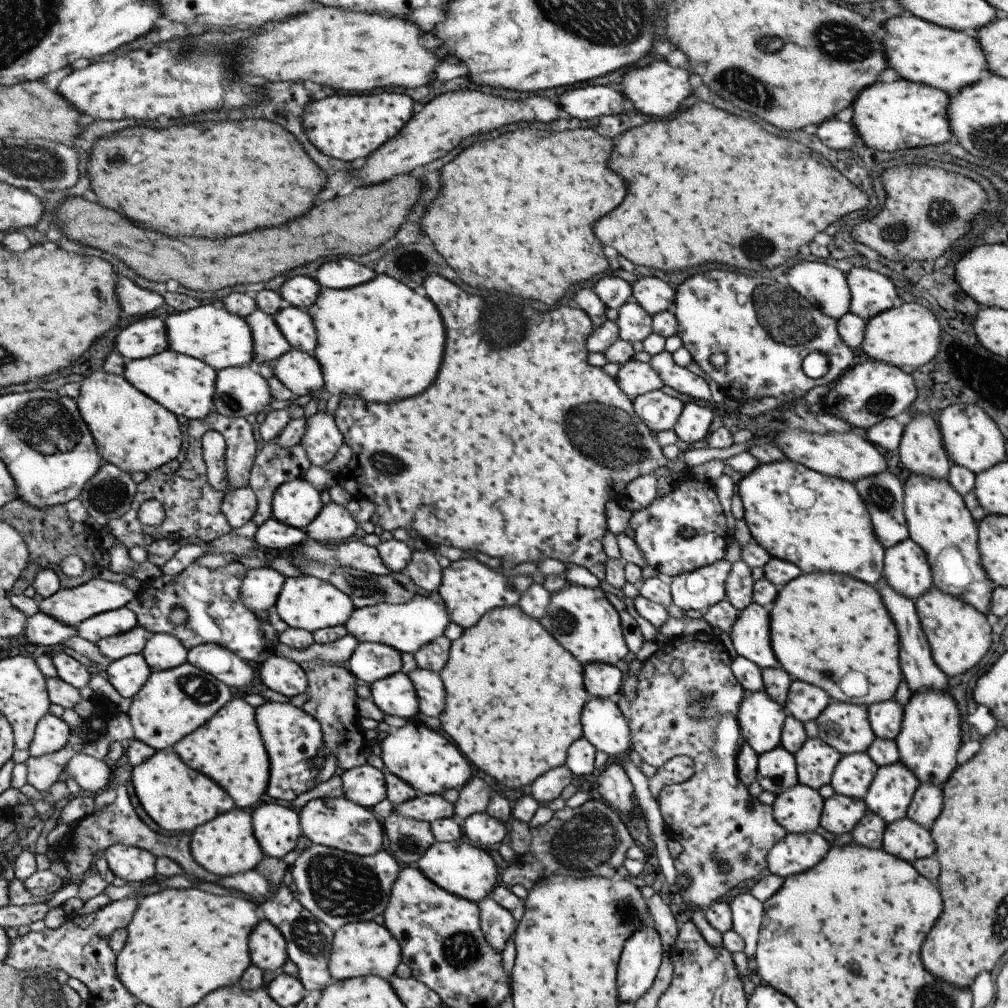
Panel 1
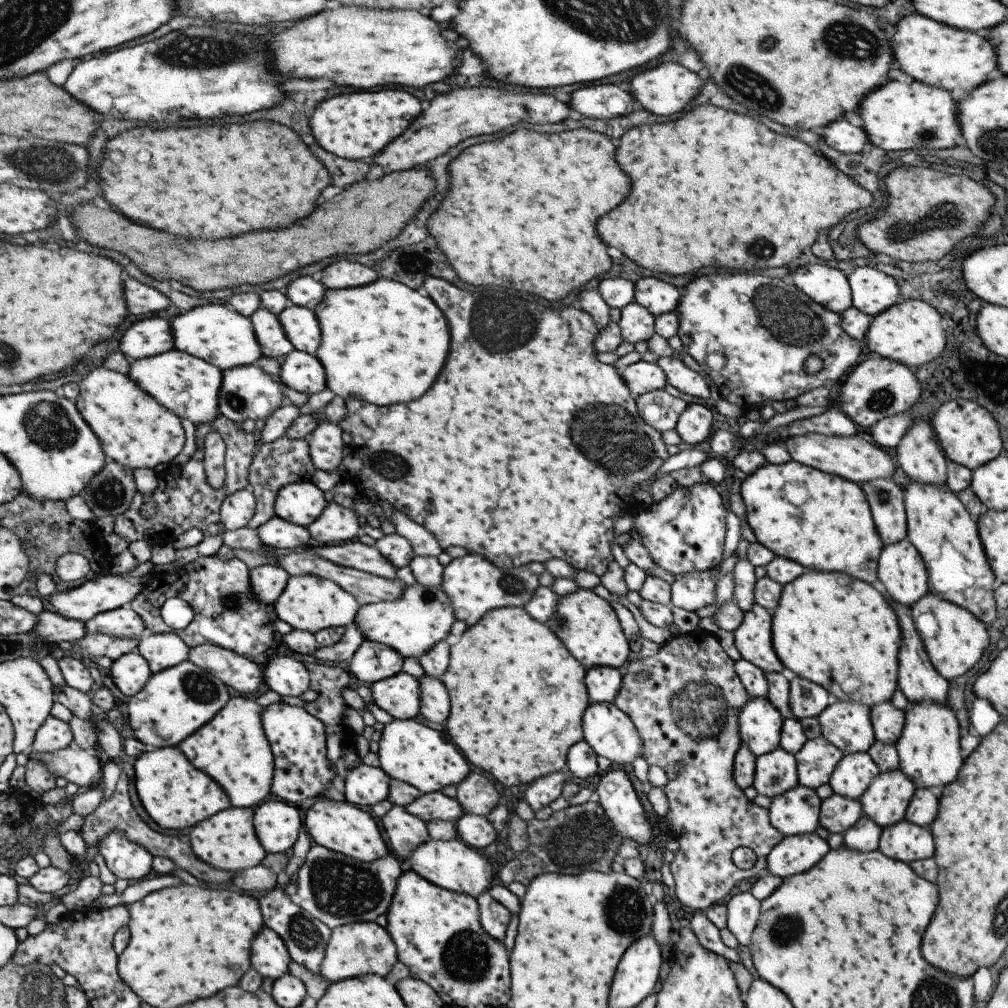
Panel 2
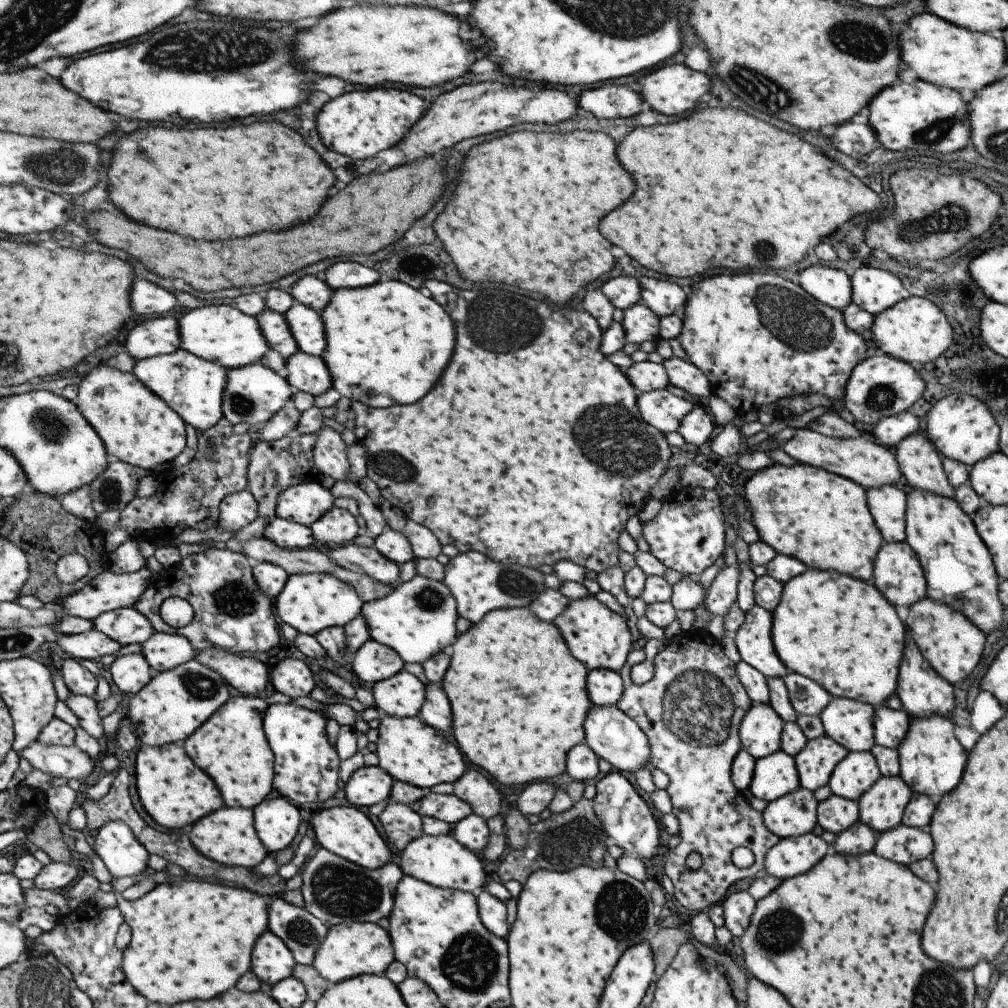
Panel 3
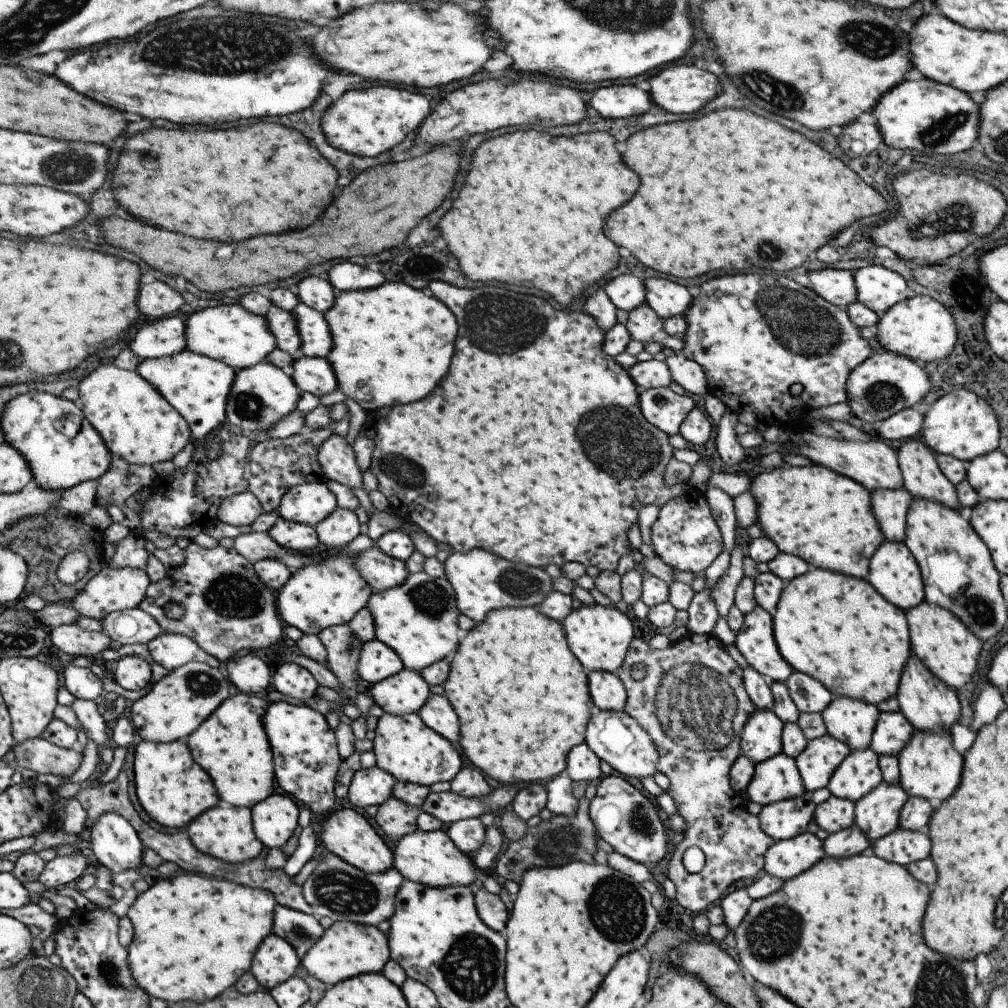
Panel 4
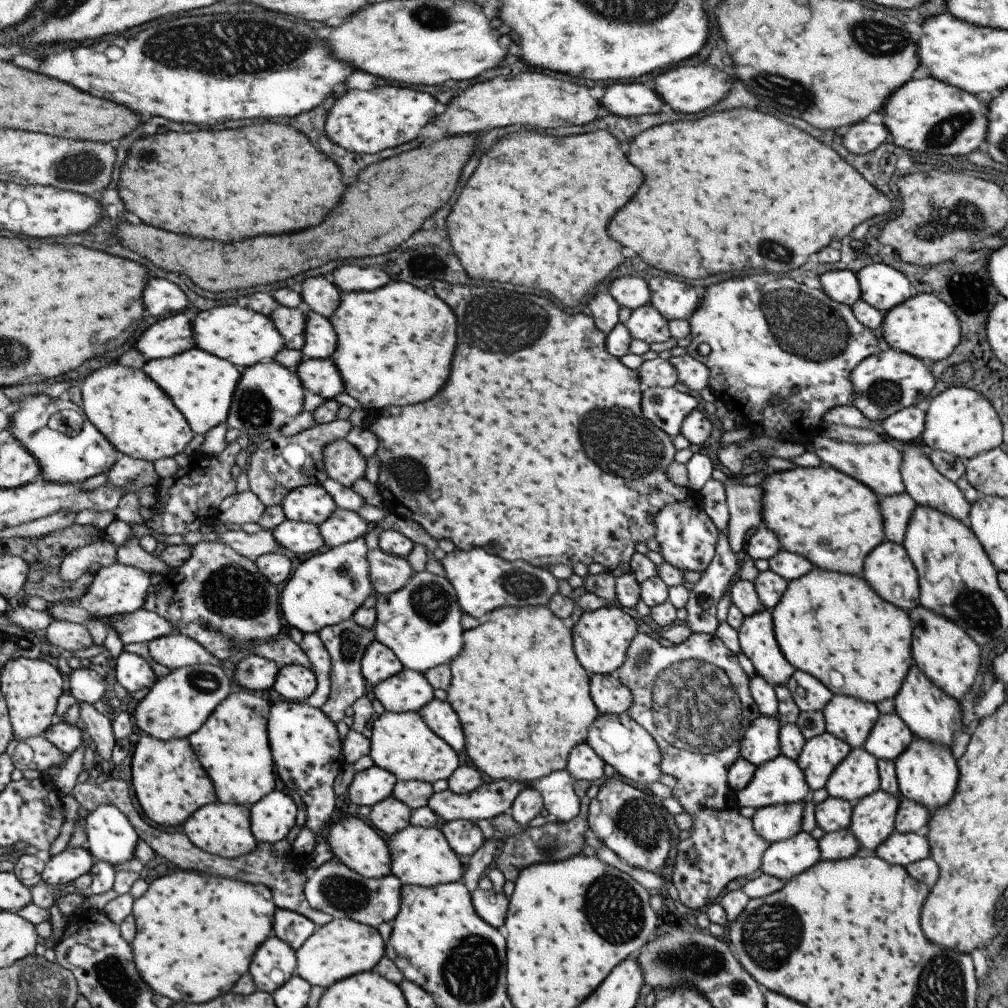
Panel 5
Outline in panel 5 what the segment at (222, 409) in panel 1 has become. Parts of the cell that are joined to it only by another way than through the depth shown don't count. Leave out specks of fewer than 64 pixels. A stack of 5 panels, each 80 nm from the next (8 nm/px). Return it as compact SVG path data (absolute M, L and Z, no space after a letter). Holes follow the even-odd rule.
M273 360L263 361L242 370L242 380L231 405L228 423L237 428L241 435L270 437L280 434L290 419L294 419L303 411L303 398L307 392L299 375L285 365Z

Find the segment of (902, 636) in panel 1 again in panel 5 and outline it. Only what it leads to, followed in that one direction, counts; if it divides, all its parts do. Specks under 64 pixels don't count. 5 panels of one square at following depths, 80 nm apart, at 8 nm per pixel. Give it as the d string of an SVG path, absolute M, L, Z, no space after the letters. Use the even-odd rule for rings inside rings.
M911 664L907 669L903 682L894 696L894 712L909 727L914 737L949 748L953 733L962 728L959 703L936 687L915 664Z

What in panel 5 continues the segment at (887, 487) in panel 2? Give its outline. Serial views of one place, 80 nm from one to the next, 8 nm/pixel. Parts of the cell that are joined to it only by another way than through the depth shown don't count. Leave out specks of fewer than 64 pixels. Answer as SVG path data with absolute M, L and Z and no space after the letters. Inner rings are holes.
M905 491L877 498L885 540L902 544L907 523L916 507L915 501Z

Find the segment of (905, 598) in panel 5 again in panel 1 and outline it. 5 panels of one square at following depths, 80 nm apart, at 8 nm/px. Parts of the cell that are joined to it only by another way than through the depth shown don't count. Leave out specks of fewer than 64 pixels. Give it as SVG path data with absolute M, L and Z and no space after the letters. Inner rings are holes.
M907 538L884 549L882 574L901 596L917 599L932 586L932 574L924 552Z

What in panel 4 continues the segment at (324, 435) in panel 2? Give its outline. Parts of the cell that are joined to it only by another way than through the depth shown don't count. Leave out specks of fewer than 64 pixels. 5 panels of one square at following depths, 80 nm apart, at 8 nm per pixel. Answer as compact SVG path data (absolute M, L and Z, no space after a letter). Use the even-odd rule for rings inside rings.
M333 433L320 446L318 459L329 480L349 488L363 488L363 471L358 465L353 445L345 437Z

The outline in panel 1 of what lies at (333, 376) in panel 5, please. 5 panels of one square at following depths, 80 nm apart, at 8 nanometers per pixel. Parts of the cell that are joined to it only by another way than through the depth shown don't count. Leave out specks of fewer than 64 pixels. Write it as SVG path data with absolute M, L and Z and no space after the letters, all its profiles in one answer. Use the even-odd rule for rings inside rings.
M291 349L274 361L273 366L275 377L303 401L326 386L321 363L302 350Z

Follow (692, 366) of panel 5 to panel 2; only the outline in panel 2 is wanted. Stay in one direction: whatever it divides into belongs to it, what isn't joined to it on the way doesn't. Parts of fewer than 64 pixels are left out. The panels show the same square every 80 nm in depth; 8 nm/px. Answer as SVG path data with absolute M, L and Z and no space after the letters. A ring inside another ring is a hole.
M658 357L654 363L664 372L666 383L674 386L679 392L695 398L709 397L709 386L705 380L686 368L679 359Z

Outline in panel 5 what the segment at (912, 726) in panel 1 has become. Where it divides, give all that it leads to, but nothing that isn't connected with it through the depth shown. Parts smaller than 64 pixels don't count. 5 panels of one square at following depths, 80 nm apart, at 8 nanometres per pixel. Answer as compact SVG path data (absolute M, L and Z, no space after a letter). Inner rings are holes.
M913 737L907 748L894 758L898 794L903 799L914 800L923 808L933 812L946 805L957 786L957 766L949 747Z

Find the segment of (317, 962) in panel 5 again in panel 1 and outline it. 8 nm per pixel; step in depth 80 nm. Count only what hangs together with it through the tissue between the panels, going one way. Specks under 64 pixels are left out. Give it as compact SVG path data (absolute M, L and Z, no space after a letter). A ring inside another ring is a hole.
M359 921L347 923L334 933L334 945L329 968L334 981L349 980L357 977L375 975L389 979L401 962L401 945L384 925L374 921Z

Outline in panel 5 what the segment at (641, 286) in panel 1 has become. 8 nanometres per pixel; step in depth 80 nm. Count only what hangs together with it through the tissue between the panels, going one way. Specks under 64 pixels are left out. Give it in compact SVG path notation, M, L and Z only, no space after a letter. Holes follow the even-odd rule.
M651 277L646 280L649 304L666 320L687 319L700 299L693 287L673 278Z

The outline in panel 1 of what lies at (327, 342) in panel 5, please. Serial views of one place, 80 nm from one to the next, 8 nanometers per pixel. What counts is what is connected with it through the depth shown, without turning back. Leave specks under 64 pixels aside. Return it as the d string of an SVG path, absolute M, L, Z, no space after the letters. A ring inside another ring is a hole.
M288 304L274 317L293 349L299 349L314 356L318 347L318 330L314 318L307 310Z

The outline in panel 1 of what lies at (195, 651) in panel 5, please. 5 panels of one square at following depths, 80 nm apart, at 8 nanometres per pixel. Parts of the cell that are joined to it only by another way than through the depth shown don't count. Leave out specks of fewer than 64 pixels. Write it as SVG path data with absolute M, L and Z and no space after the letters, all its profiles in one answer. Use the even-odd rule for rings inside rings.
M152 634L142 655L147 659L152 672L166 671L188 661L188 648L172 634Z

